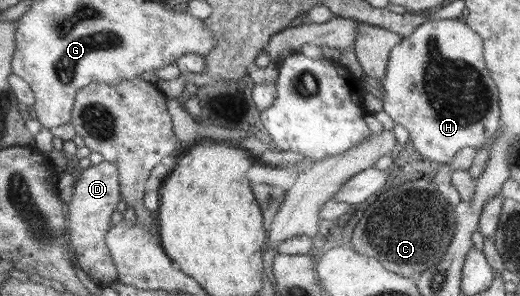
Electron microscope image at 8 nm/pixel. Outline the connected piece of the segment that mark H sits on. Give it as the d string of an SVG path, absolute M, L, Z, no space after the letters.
M444 17L443 19L427 20L421 25L418 25L407 37L404 37L399 44L397 44L388 57L387 69L381 79L383 89L382 94L382 108L392 121L397 125L401 125L403 129L407 130L408 147L409 150L417 151L422 159L435 161L435 163L447 164L454 159L454 156L464 148L481 148L489 145L497 136L500 130L500 100L499 90L496 88L495 82L491 79L489 72L485 69L484 59L481 55L482 39L480 34L474 30L469 29L467 24L459 23L459 19Z

